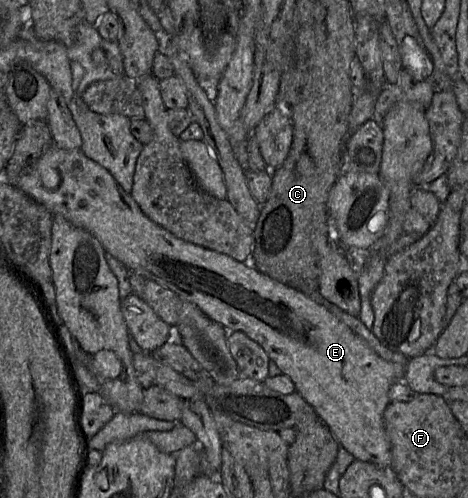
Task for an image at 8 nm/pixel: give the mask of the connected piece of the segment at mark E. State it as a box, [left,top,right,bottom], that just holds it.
[17,145,406,466]

